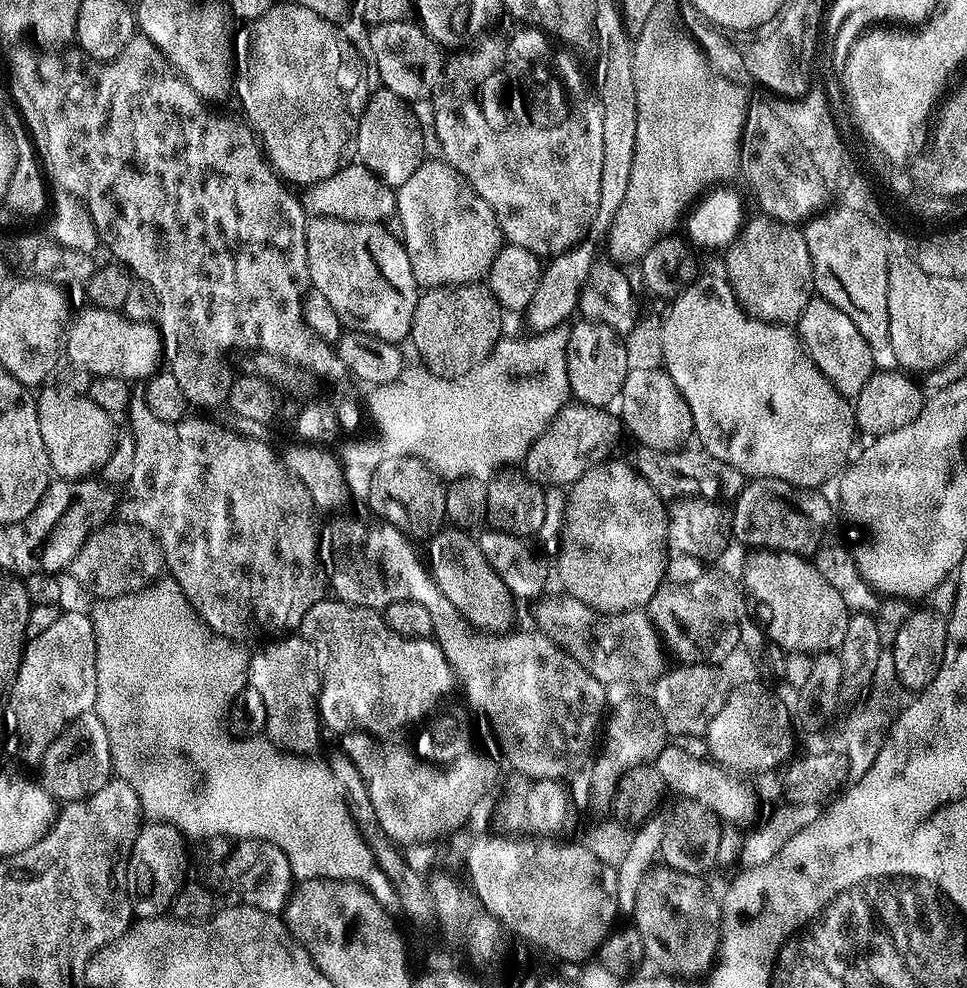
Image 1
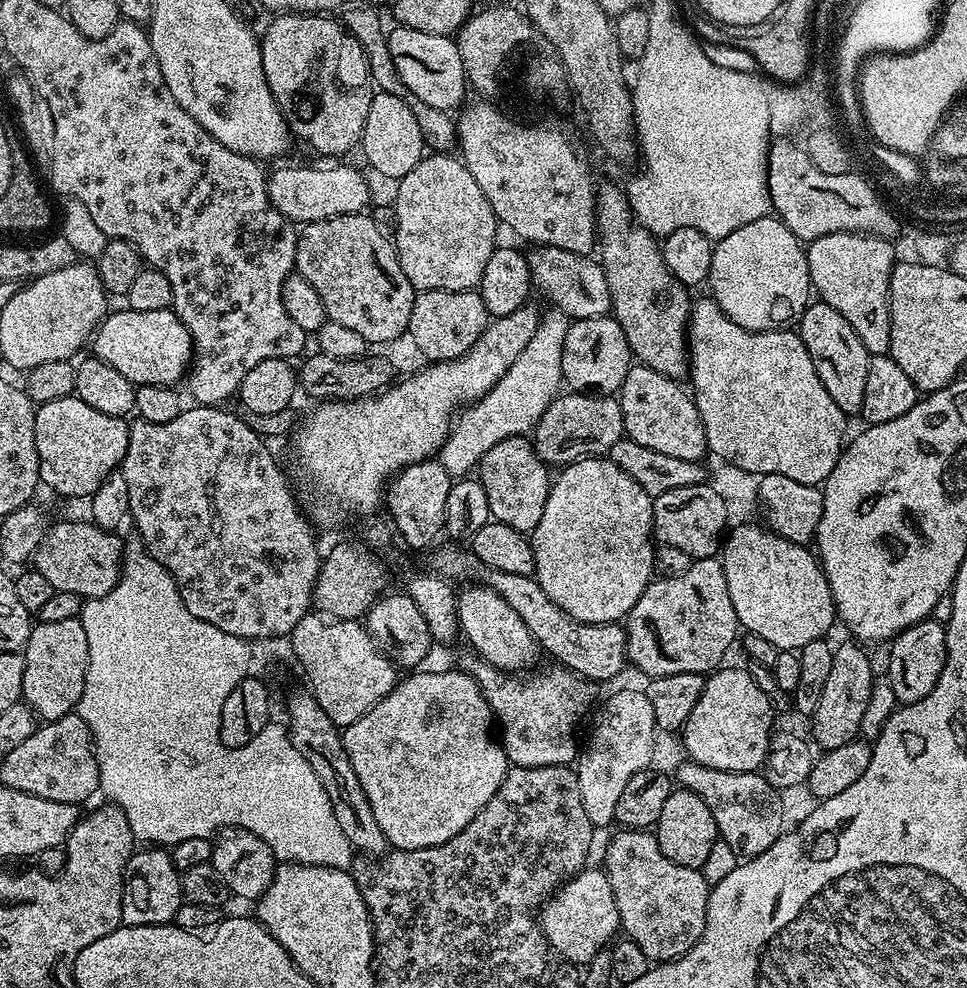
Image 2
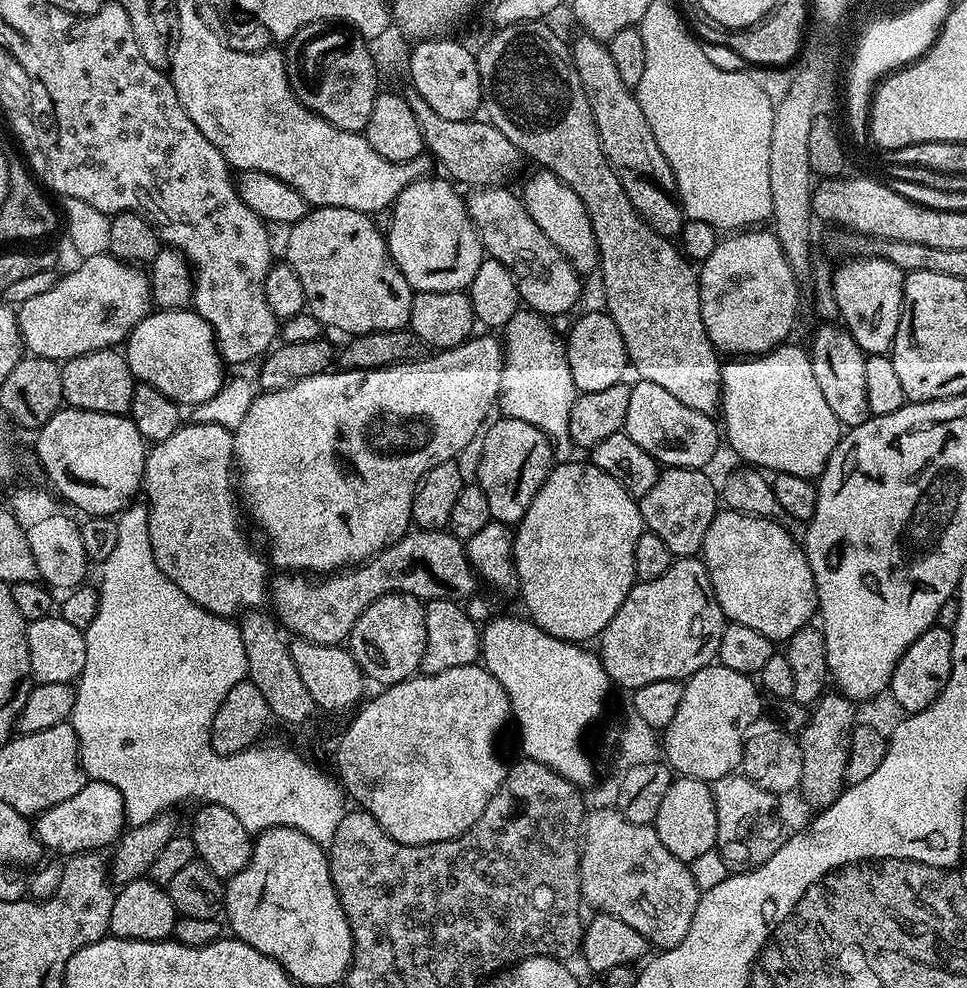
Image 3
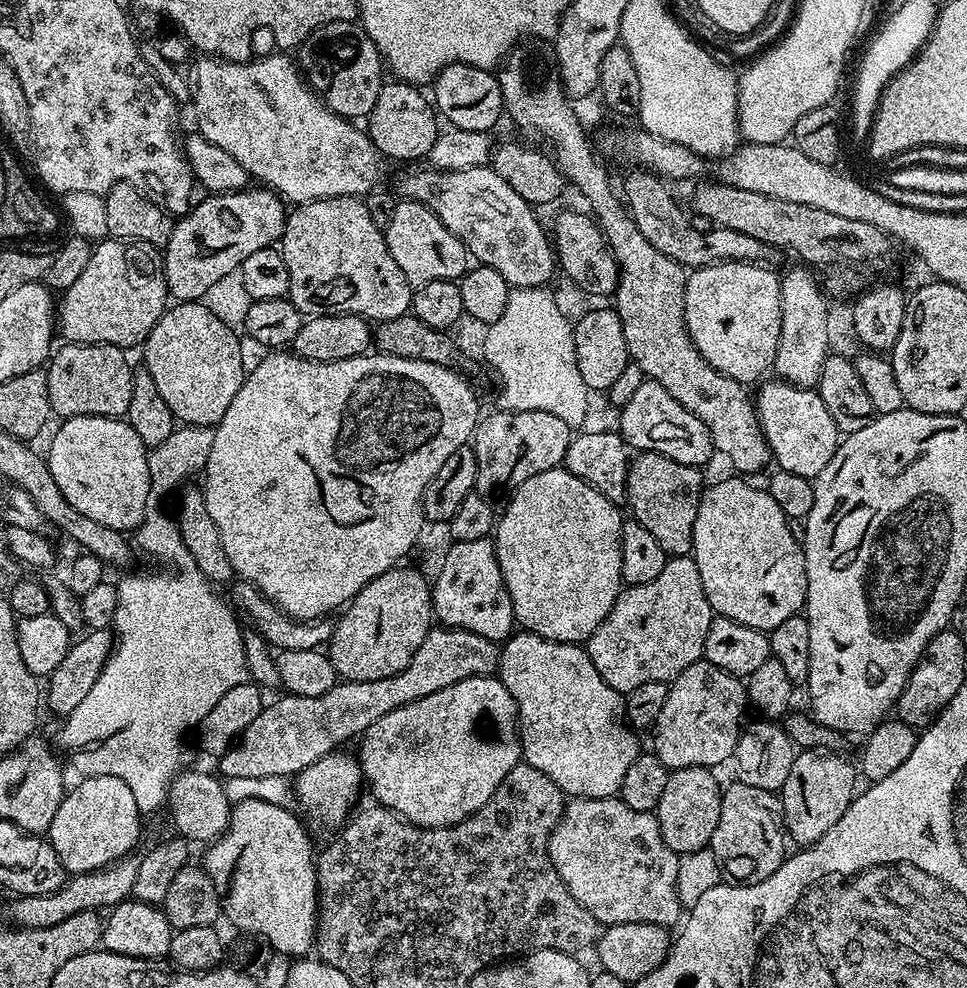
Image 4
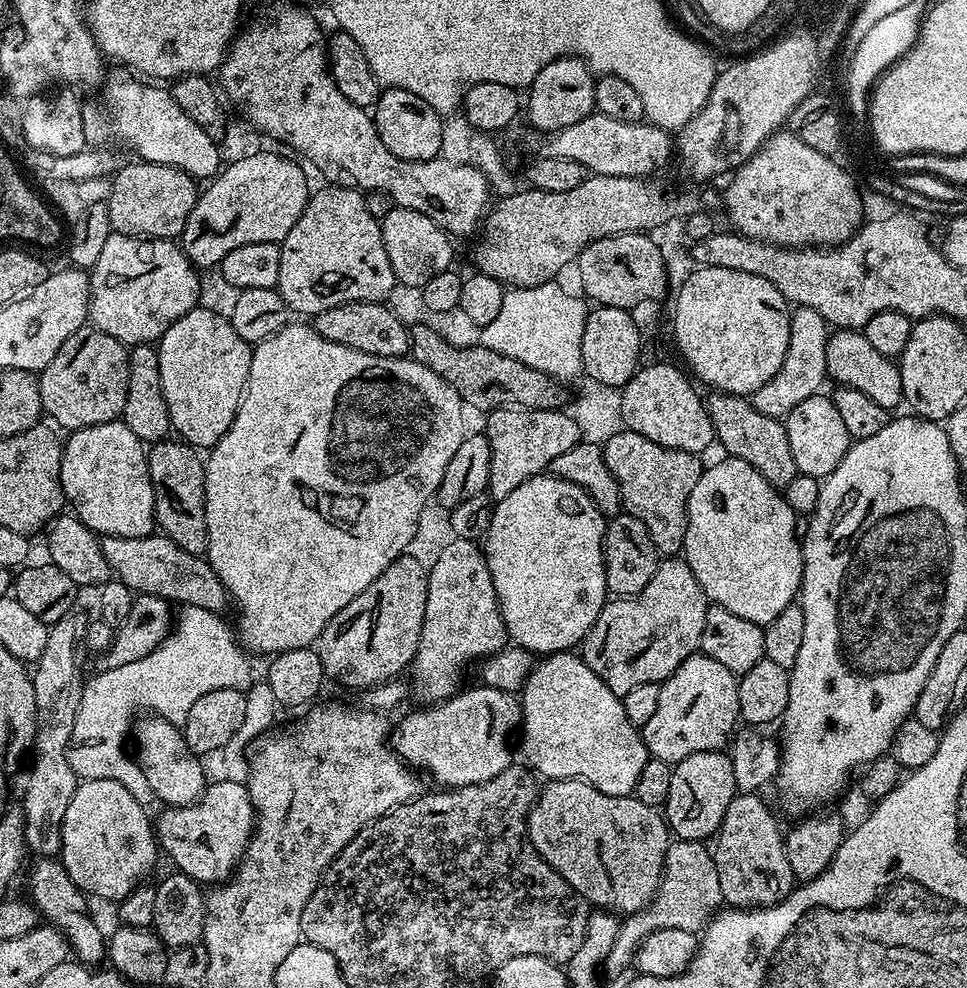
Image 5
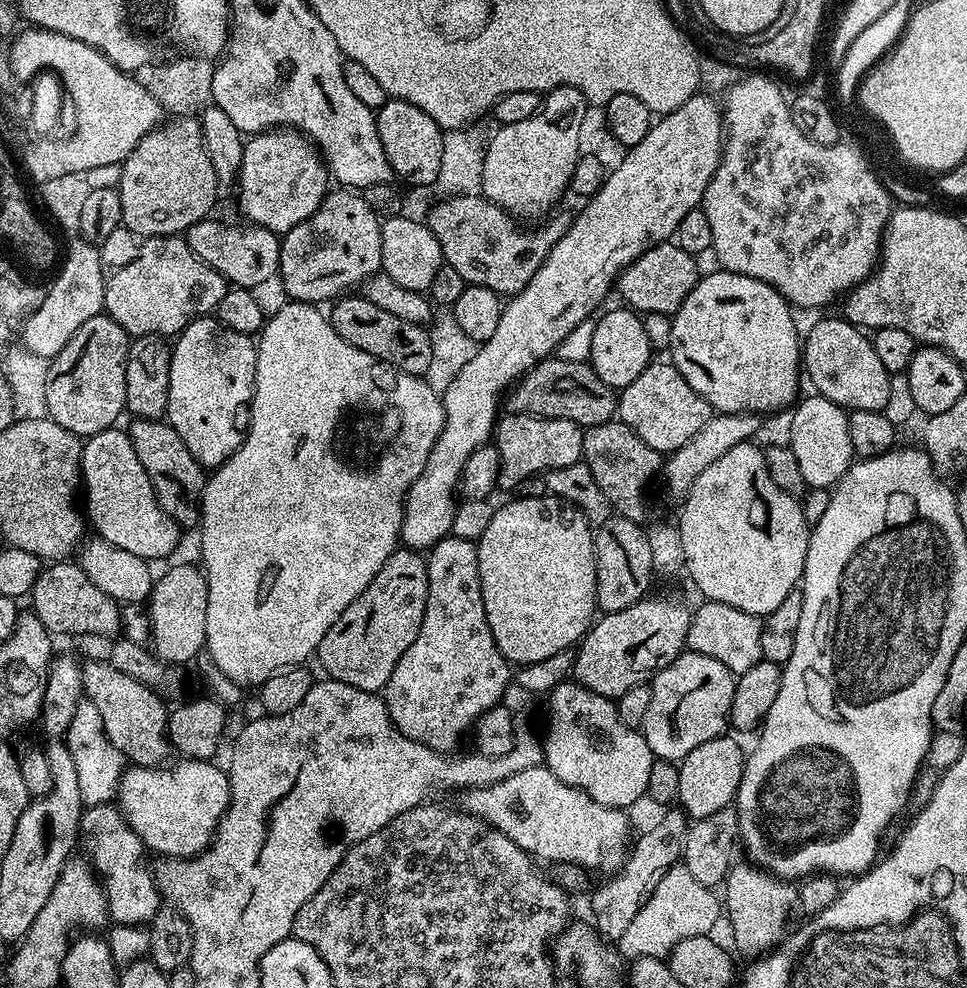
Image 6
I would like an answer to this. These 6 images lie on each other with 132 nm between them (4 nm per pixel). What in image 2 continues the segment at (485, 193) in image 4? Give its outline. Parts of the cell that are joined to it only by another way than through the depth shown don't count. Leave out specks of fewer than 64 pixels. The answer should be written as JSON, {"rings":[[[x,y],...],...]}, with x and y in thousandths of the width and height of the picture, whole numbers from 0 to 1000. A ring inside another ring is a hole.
{"rings":[[[554,249],[549,254],[545,256],[545,261],[551,293],[559,296],[574,315],[585,317],[592,324],[632,317],[631,285],[627,285],[624,269],[611,258],[599,259],[573,249]]]}

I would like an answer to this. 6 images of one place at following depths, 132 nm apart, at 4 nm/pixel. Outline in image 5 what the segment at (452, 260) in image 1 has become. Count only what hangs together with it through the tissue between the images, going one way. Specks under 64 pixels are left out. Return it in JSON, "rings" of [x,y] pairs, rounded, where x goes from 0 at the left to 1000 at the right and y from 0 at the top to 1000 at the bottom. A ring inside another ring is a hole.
{"rings":[[[406,209],[403,217],[393,224],[395,245],[399,249],[399,261],[403,261],[403,269],[407,269],[411,288],[433,294],[449,281],[449,277],[457,277],[468,270],[468,240],[454,231],[441,217],[432,217],[432,213],[420,213]]]}

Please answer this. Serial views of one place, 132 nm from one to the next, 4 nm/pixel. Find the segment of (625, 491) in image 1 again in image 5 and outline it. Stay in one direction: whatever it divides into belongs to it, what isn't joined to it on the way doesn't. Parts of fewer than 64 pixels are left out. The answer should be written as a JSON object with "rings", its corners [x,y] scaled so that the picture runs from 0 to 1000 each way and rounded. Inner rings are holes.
{"rings":[[[559,480],[540,488],[540,492],[527,496],[523,504],[512,507],[509,515],[509,527],[503,546],[499,548],[501,564],[507,577],[507,585],[511,589],[511,601],[515,605],[517,620],[525,639],[526,649],[535,656],[543,656],[551,662],[570,662],[572,660],[586,660],[595,657],[603,649],[605,642],[614,634],[618,621],[625,616],[631,600],[627,593],[627,577],[625,576],[625,535],[627,523],[618,516],[618,512],[609,504],[604,495],[594,488],[582,486],[570,480]]]}

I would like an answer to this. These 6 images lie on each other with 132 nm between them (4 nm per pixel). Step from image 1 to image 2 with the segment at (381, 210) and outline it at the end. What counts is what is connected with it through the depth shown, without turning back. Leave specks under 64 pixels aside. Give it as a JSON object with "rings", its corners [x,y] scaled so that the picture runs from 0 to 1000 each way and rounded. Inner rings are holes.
{"rings":[[[360,164],[344,165],[347,166],[344,170],[285,170],[282,174],[278,173],[276,180],[279,204],[287,213],[287,217],[292,217],[307,229],[340,223],[346,219],[367,219],[375,216],[382,210],[381,182],[370,171],[356,165]]]}

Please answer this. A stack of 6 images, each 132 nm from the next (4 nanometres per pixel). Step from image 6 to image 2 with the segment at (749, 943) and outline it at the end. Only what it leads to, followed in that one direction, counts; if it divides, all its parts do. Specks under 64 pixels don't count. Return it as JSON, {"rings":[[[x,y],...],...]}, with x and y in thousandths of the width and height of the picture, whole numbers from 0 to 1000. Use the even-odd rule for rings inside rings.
{"rings":[[[709,769],[697,782],[700,793],[722,804],[738,826],[741,845],[766,867],[777,868],[790,863],[810,845],[806,801],[791,784],[781,781],[738,779]]]}

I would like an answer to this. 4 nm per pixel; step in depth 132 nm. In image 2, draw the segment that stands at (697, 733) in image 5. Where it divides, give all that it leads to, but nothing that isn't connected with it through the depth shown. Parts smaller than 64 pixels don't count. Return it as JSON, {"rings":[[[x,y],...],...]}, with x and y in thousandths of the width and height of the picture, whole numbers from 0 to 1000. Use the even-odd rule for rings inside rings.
{"rings":[[[744,675],[729,687],[726,702],[705,738],[707,764],[713,770],[738,779],[781,781],[791,776],[799,748],[796,706],[788,702],[776,680]]]}

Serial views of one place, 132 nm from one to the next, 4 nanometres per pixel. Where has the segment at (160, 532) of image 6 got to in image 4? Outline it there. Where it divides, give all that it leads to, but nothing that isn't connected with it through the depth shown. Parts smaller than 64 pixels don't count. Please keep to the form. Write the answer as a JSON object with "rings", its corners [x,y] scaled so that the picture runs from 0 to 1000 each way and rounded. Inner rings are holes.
{"rings":[[[71,421],[54,441],[48,465],[68,508],[89,524],[129,540],[145,533],[155,497],[154,454],[131,424],[118,421]]]}

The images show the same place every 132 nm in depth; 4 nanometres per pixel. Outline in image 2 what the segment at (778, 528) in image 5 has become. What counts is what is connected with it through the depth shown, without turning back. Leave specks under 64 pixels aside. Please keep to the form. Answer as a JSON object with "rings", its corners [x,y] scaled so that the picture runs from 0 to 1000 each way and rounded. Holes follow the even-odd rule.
{"rings":[[[782,528],[760,531],[756,537],[747,551],[747,570],[762,633],[770,641],[779,640],[784,642],[784,646],[792,646],[792,650],[800,650],[800,654],[808,658],[826,658],[838,650],[853,647],[867,624],[858,589],[841,556],[804,543],[793,533],[785,534]]]}

